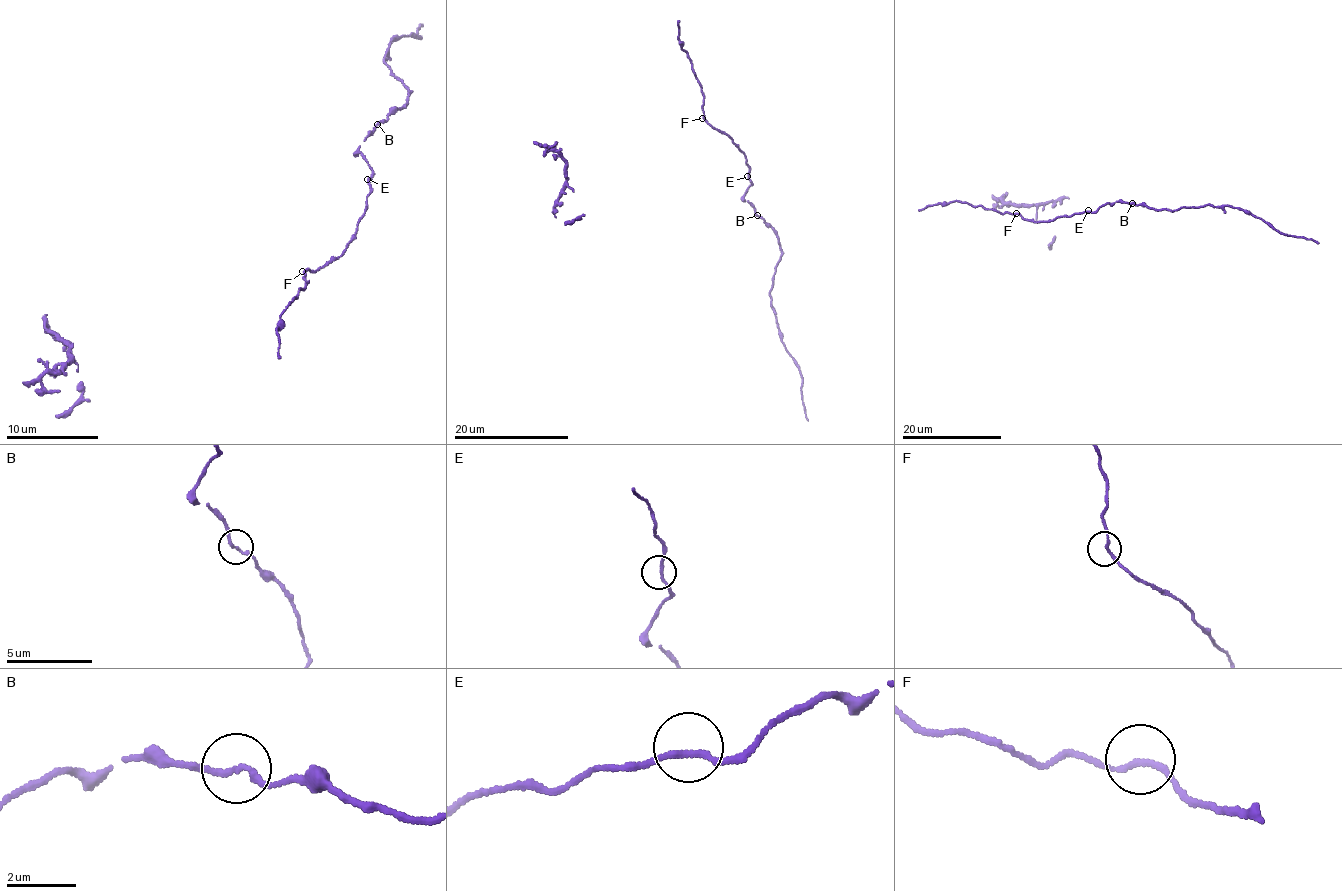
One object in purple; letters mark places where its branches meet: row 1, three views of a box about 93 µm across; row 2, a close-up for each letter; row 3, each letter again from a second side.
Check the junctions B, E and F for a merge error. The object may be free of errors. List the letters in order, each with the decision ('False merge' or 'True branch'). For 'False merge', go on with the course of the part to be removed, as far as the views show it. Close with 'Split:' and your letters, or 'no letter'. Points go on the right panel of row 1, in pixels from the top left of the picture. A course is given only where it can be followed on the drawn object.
B: True branch
E: True branch
F: True branch
Split: no letter

